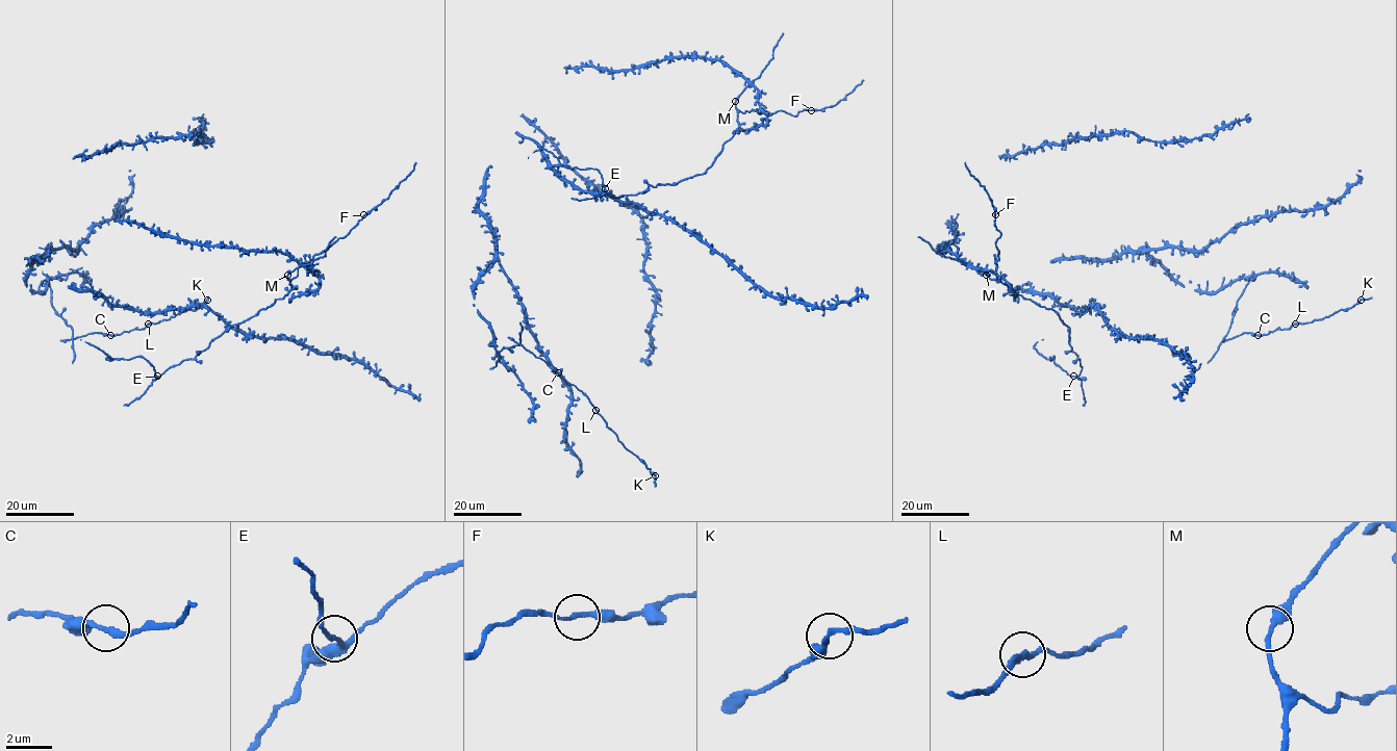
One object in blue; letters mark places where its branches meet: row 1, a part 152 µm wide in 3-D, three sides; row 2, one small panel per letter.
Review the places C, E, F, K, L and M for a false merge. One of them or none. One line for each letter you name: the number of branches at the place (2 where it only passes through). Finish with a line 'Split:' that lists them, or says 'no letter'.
Split: no letter

